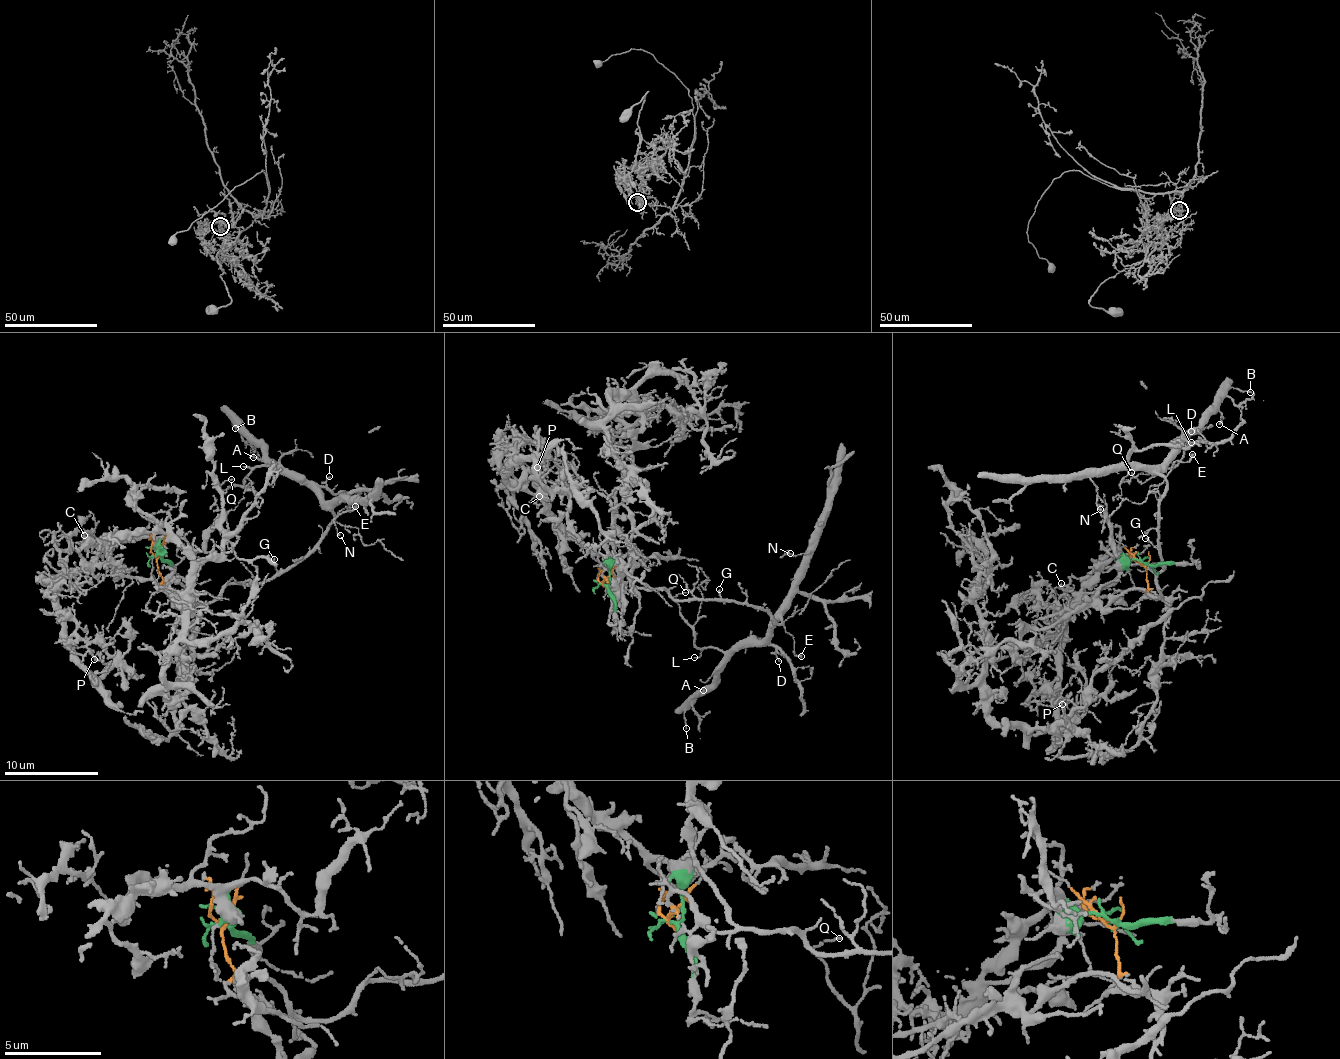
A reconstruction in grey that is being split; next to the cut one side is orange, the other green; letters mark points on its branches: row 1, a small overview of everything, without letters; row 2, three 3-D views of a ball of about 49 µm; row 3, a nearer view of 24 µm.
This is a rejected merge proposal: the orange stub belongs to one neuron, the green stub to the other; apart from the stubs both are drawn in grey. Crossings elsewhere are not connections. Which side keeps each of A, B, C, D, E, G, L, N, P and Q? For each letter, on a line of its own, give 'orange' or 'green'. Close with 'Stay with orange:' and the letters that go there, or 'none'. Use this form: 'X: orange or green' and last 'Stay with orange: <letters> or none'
A: orange
B: orange
C: green
D: orange
E: orange
G: orange
L: orange
N: orange
P: green
Q: orange
Stay with orange: A, B, D, E, G, L, N, Q

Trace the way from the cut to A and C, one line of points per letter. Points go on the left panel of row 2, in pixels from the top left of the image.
A: (155, 554), (164, 591), (211, 602), (232, 583), (272, 580), (317, 543), (329, 505), (254, 444), (254, 458)
C: (155, 554), (162, 553), (160, 546), (150, 539), (123, 536), (97, 552), (85, 552), (82, 542), (84, 535)

